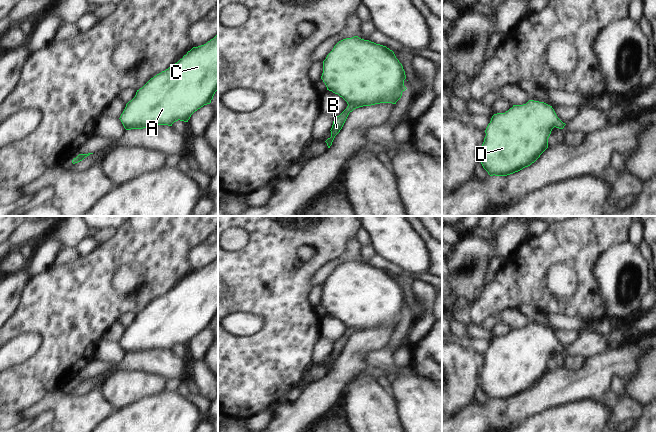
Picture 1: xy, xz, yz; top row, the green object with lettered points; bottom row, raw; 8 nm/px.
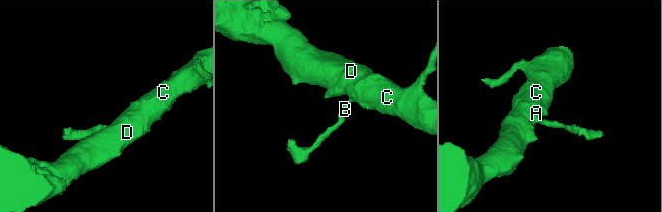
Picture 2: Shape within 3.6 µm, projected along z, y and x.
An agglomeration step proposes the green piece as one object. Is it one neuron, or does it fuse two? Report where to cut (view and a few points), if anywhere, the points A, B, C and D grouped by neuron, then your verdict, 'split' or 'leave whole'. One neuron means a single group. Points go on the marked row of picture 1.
no cut | A B C D | leave whole

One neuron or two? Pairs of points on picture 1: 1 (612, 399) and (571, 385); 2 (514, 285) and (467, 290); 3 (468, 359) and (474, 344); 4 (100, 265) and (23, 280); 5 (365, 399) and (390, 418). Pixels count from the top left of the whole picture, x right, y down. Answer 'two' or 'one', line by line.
1: two
2: two
3: two
4: two
5: one

